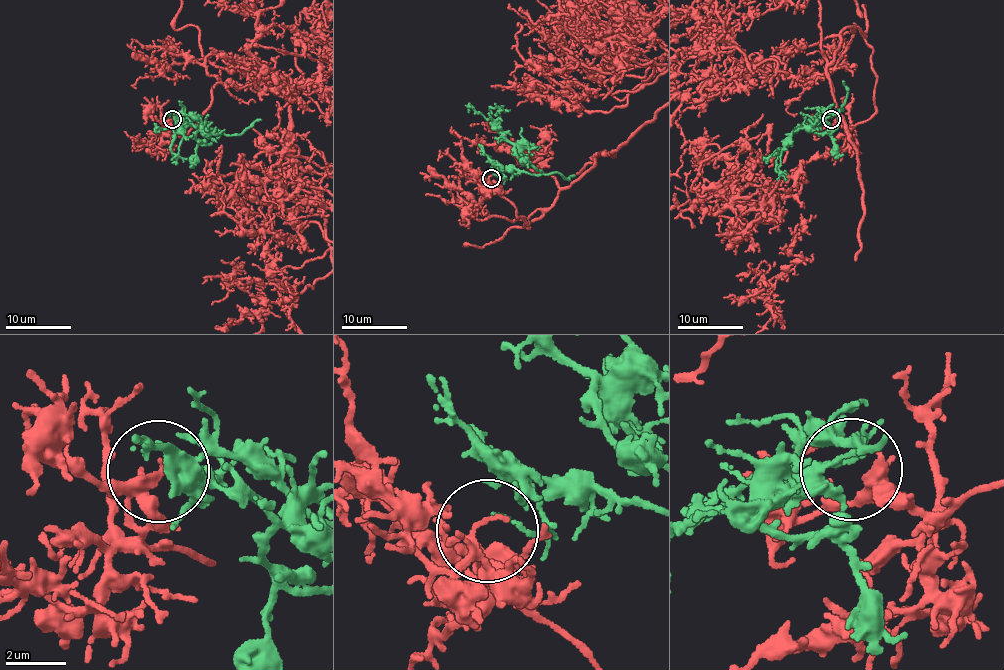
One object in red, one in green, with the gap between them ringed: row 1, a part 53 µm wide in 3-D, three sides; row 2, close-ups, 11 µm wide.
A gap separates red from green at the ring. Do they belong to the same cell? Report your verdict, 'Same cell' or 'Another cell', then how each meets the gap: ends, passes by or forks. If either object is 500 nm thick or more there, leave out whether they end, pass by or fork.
Same cell. At the ring red forks. At the ring green ends

